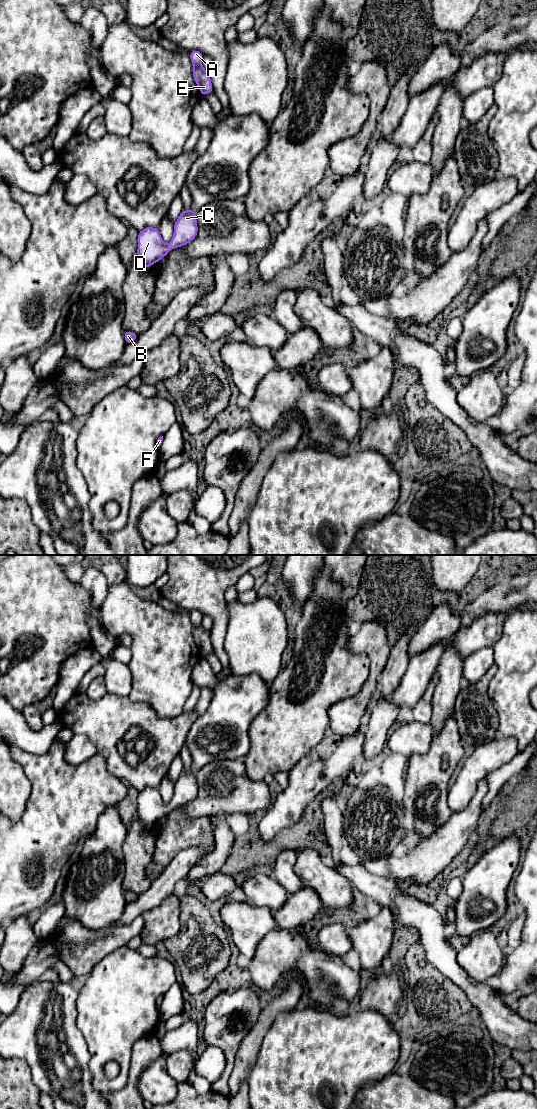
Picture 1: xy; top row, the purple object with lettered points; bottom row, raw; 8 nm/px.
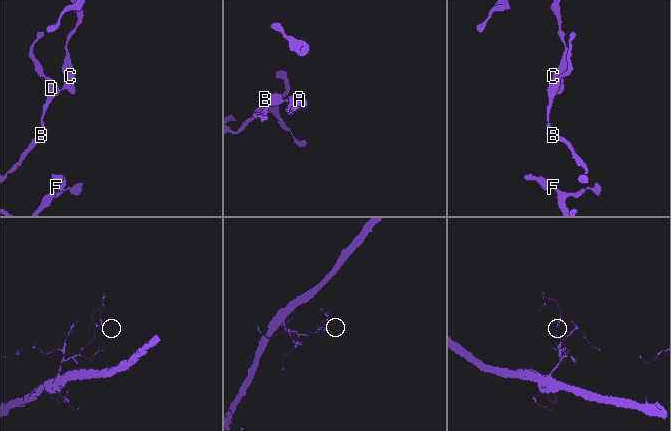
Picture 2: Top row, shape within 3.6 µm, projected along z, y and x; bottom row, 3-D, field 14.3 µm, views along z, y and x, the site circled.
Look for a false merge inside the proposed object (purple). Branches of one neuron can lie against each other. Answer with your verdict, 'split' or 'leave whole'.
leave whole

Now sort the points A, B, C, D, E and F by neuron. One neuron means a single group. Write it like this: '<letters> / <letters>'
A B C D E F

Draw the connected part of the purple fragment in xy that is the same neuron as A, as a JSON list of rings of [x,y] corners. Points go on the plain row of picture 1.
[[[198,610],[190,612],[190,619],[194,626],[193,637],[203,657],[204,655],[213,652],[213,646],[208,631],[201,625],[202,618],[203,614]]]

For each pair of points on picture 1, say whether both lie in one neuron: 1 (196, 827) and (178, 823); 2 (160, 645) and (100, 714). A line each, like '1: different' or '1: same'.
1: same
2: different

